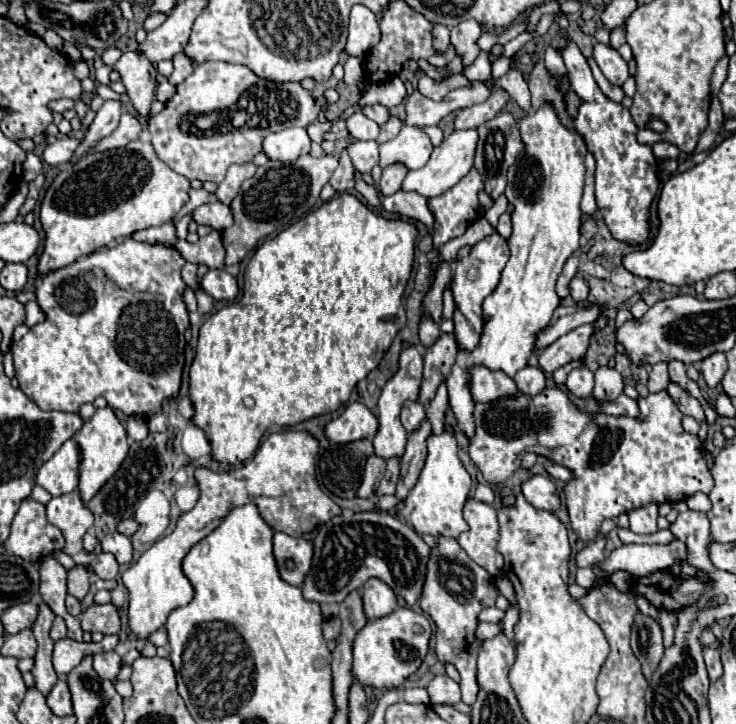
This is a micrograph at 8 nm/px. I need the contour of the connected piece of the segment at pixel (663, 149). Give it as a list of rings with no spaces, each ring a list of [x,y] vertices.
[[[656,142],[652,148],[654,148],[654,156],[656,156],[658,160],[678,158],[678,154],[680,154],[680,150],[678,150],[676,146],[672,146],[670,142]]]

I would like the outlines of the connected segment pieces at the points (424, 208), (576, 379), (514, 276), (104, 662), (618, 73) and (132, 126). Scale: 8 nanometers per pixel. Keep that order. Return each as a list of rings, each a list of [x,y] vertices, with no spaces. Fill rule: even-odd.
[[[398,190],[396,194],[384,198],[382,194],[378,194],[382,206],[386,212],[396,212],[398,216],[406,216],[410,220],[418,220],[422,222],[428,230],[434,228],[434,216],[428,208],[428,200],[416,192],[404,192]]]
[[[580,366],[580,368],[574,368],[570,374],[568,374],[568,380],[566,380],[566,388],[578,396],[578,398],[592,398],[592,388],[594,388],[594,374]]]
[[[548,106],[540,108],[538,112],[526,114],[526,116],[518,122],[518,128],[520,128],[520,136],[522,136],[522,142],[524,142],[524,150],[520,152],[520,156],[516,158],[516,162],[508,168],[508,174],[506,174],[506,190],[504,190],[504,196],[508,198],[510,206],[514,206],[514,210],[512,210],[512,234],[510,234],[510,238],[508,238],[510,260],[508,260],[506,268],[502,270],[502,276],[500,276],[500,282],[498,282],[496,290],[494,290],[494,292],[484,300],[484,304],[482,304],[482,320],[484,320],[484,326],[482,326],[482,334],[480,334],[478,346],[476,346],[474,350],[458,350],[456,364],[454,364],[452,372],[450,372],[450,376],[446,378],[448,404],[450,404],[450,410],[452,410],[454,418],[456,418],[456,424],[458,424],[458,428],[460,428],[460,432],[464,432],[466,438],[472,438],[472,436],[474,436],[474,398],[472,398],[472,392],[470,392],[470,368],[472,368],[472,366],[486,366],[488,370],[502,370],[504,374],[514,376],[520,368],[524,368],[524,366],[528,364],[530,356],[532,356],[534,350],[536,350],[538,332],[548,326],[548,322],[550,322],[550,318],[552,318],[552,312],[554,312],[554,310],[558,308],[558,304],[560,304],[560,298],[556,296],[556,290],[554,290],[556,278],[560,276],[562,266],[566,264],[566,260],[580,248],[580,224],[582,224],[582,222],[580,222],[580,216],[582,216],[582,212],[580,212],[580,198],[582,198],[584,172],[586,172],[586,170],[584,170],[584,162],[582,162],[582,158],[584,158],[584,154],[586,154],[586,144],[584,144],[584,140],[580,138],[578,132],[570,132],[566,126],[562,126],[560,120],[558,120],[558,116],[556,116],[556,114],[552,112],[552,108],[548,108]]]
[[[112,650],[112,652],[102,652],[94,656],[94,670],[98,672],[100,678],[106,680],[114,680],[116,674],[120,672],[120,656]]]
[[[594,44],[594,58],[602,70],[602,74],[612,82],[622,86],[624,80],[628,78],[628,64],[626,60],[618,54],[618,50],[612,44]]]
[[[124,112],[124,114],[122,114],[122,120],[120,120],[120,126],[118,126],[108,138],[102,138],[102,140],[96,144],[96,150],[104,152],[104,150],[110,150],[110,148],[126,146],[128,142],[140,138],[140,132],[142,132],[142,122],[140,122],[134,114]]]

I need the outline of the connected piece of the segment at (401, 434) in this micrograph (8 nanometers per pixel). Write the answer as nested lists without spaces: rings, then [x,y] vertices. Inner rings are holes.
[[[410,346],[406,350],[402,350],[400,354],[400,370],[394,374],[392,380],[386,382],[386,386],[382,388],[382,394],[380,394],[380,400],[378,400],[378,422],[380,422],[380,428],[378,428],[378,434],[374,438],[374,454],[378,458],[402,458],[404,454],[404,448],[406,448],[406,430],[404,426],[400,424],[400,408],[406,400],[418,400],[418,394],[420,394],[420,382],[422,382],[422,356],[420,352],[416,350],[416,346]]]

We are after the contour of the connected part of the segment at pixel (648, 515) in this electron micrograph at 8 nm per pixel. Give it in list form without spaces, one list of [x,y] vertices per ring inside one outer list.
[[[646,504],[636,510],[628,512],[630,516],[630,530],[636,534],[652,534],[658,530],[658,504]]]

